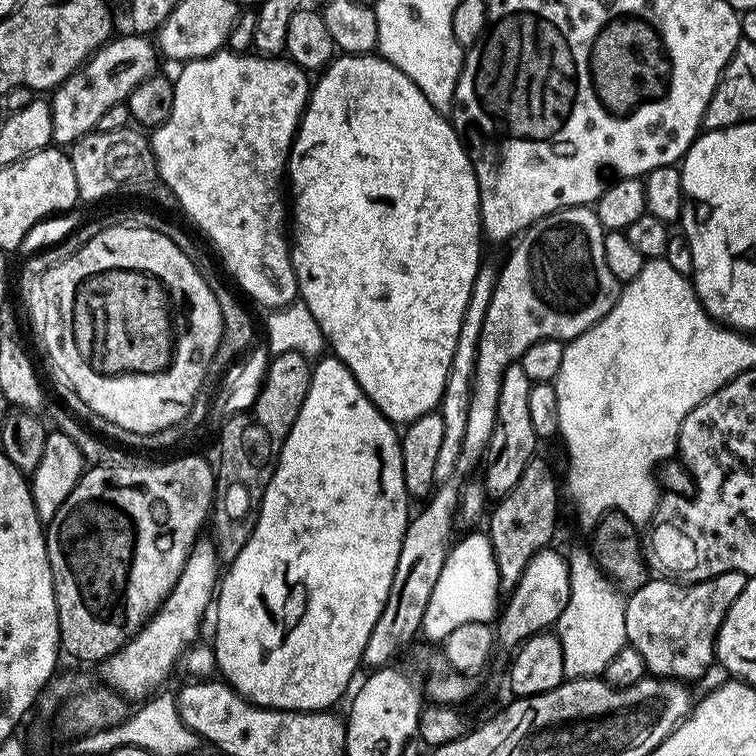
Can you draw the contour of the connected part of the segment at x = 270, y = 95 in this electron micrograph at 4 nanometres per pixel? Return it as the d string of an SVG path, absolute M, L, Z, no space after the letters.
M227 50L215 52L213 56L203 56L197 60L187 61L181 68L184 69L174 76L174 107L170 109L170 118L166 118L166 122L162 122L150 132L150 143L156 159L156 171L159 179L162 184L164 180L165 186L176 195L176 200L184 207L185 214L212 239L211 247L213 249L216 247L220 251L219 259L222 264L222 259L224 259L223 267L226 272L226 267L228 267L229 272L227 275L231 277L234 284L234 279L236 279L235 287L245 297L247 297L246 295L253 296L258 303L265 304L265 309L283 308L284 305L293 303L298 296L296 275L292 269L290 240L286 235L286 169L288 154L292 151L292 141L296 138L296 127L300 124L305 106L308 105L309 73L287 58L277 58L275 55L241 54Z

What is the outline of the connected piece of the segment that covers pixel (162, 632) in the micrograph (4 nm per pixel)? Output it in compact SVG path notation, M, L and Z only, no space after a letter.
M208 538L197 539L168 597L141 624L136 635L124 643L120 651L113 653L103 661L105 680L103 683L124 698L131 698L130 696L144 698L156 690L151 690L151 688L158 687L171 674L172 667L175 664L177 667L185 650L197 643L199 636L196 635L200 632L200 619L203 618L204 611L207 608L209 611L213 603L218 591L218 577L221 572L222 564L217 557L215 543Z

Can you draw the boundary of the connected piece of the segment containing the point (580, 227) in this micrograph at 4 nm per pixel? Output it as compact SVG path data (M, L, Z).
M591 207L559 208L535 220L512 246L504 269L499 269L496 289L482 322L457 477L468 476L481 467L498 418L498 390L502 390L505 370L517 363L534 342L573 340L616 305L618 281L606 266L602 229Z

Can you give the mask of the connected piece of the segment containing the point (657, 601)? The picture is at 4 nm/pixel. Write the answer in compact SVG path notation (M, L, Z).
M726 572L710 577L708 580L695 582L677 582L675 579L656 580L649 578L642 587L627 597L624 609L626 610L626 634L627 643L638 654L642 654L642 662L645 669L653 676L662 676L666 680L679 680L681 682L693 682L711 664L714 664L716 655L716 635L734 598L742 594L749 577L743 572Z

